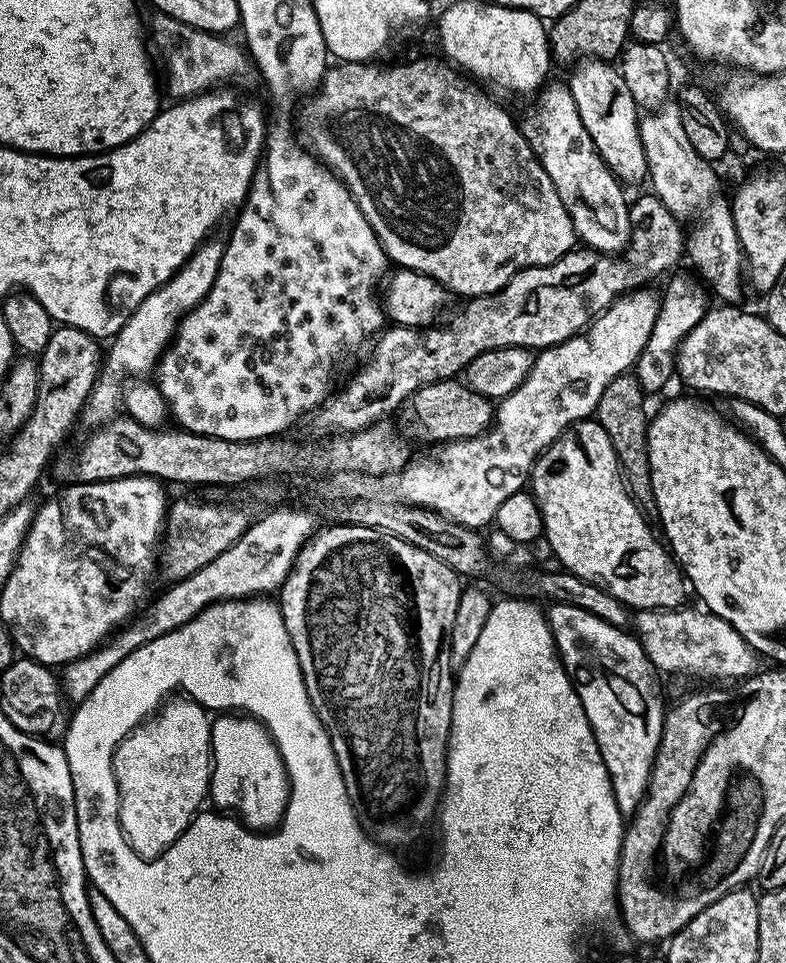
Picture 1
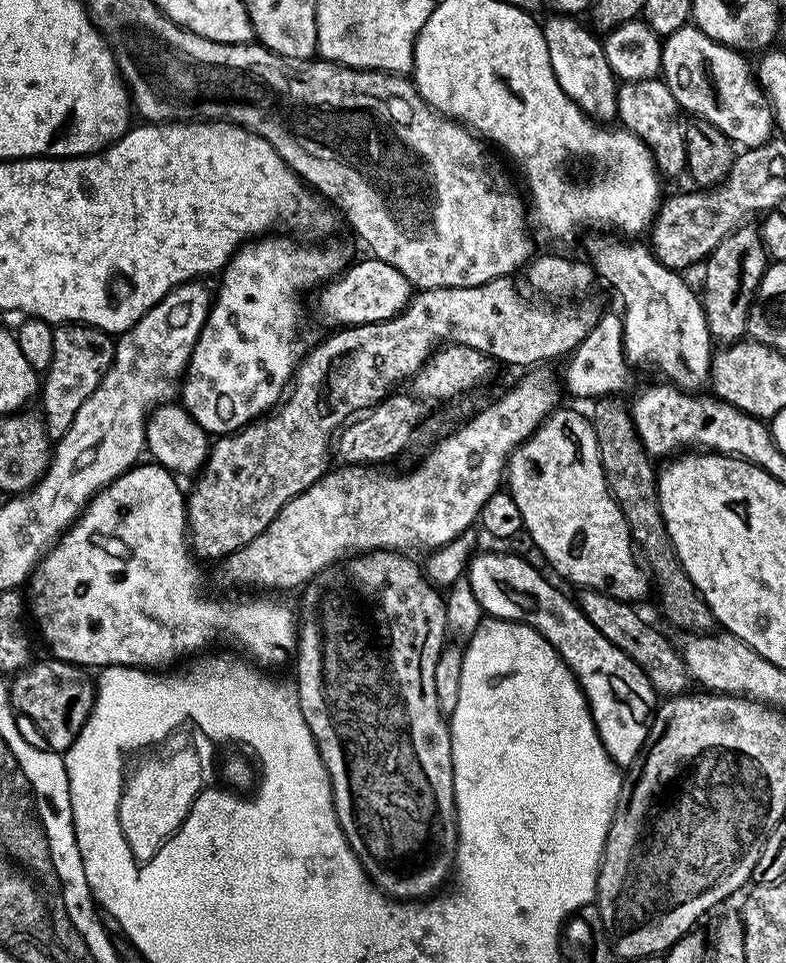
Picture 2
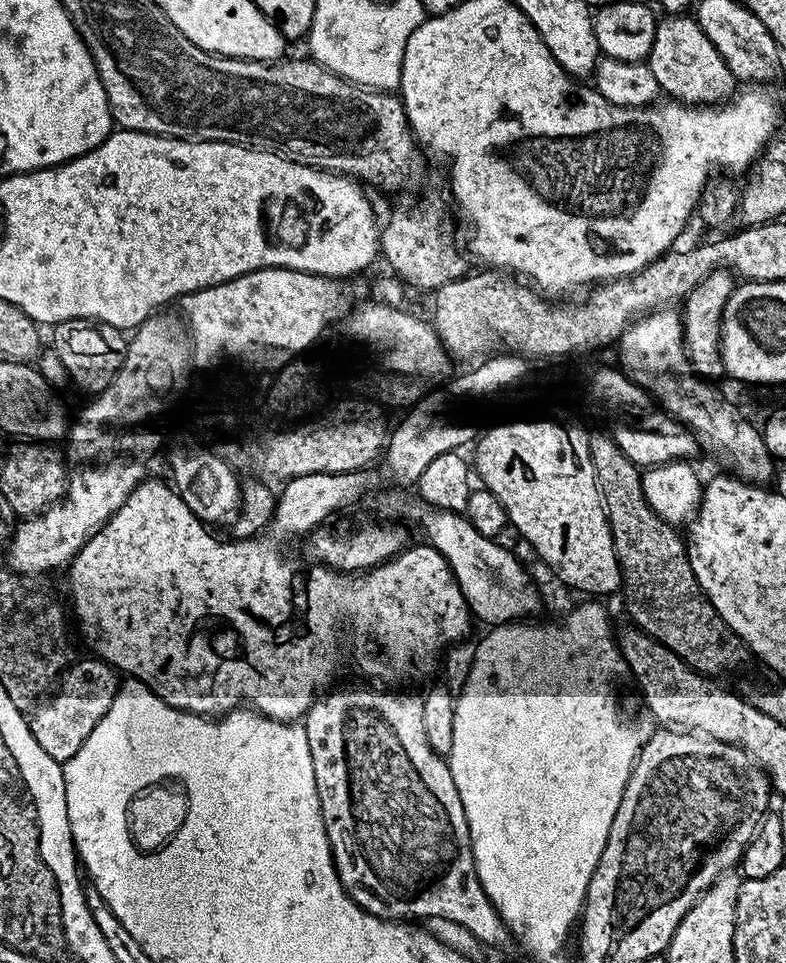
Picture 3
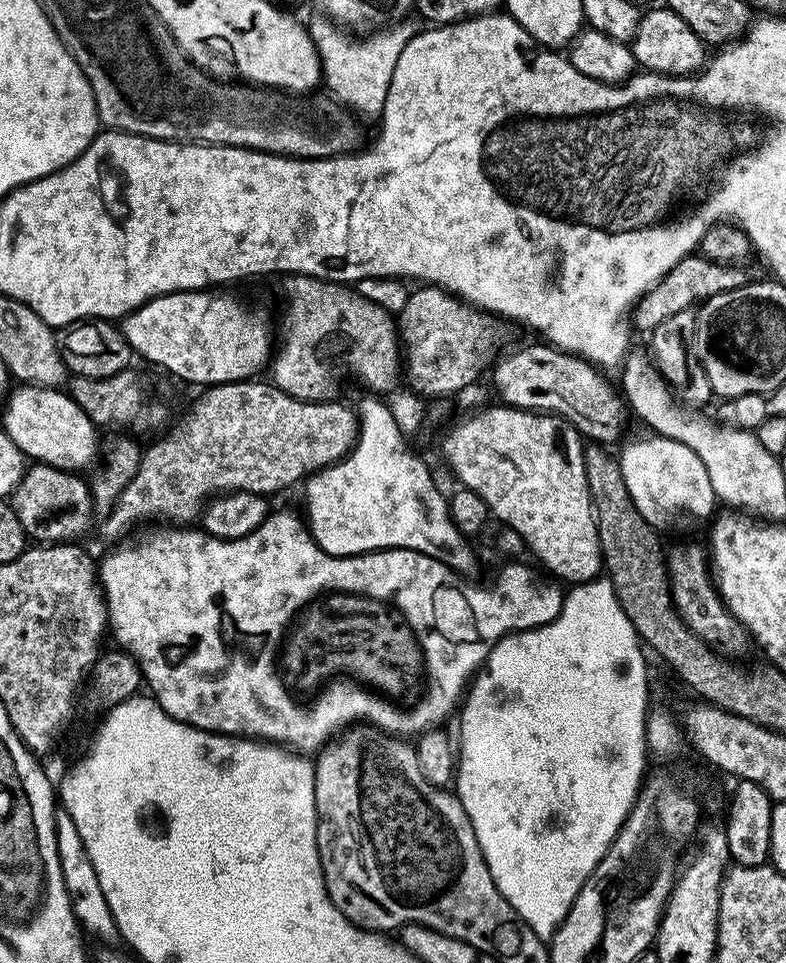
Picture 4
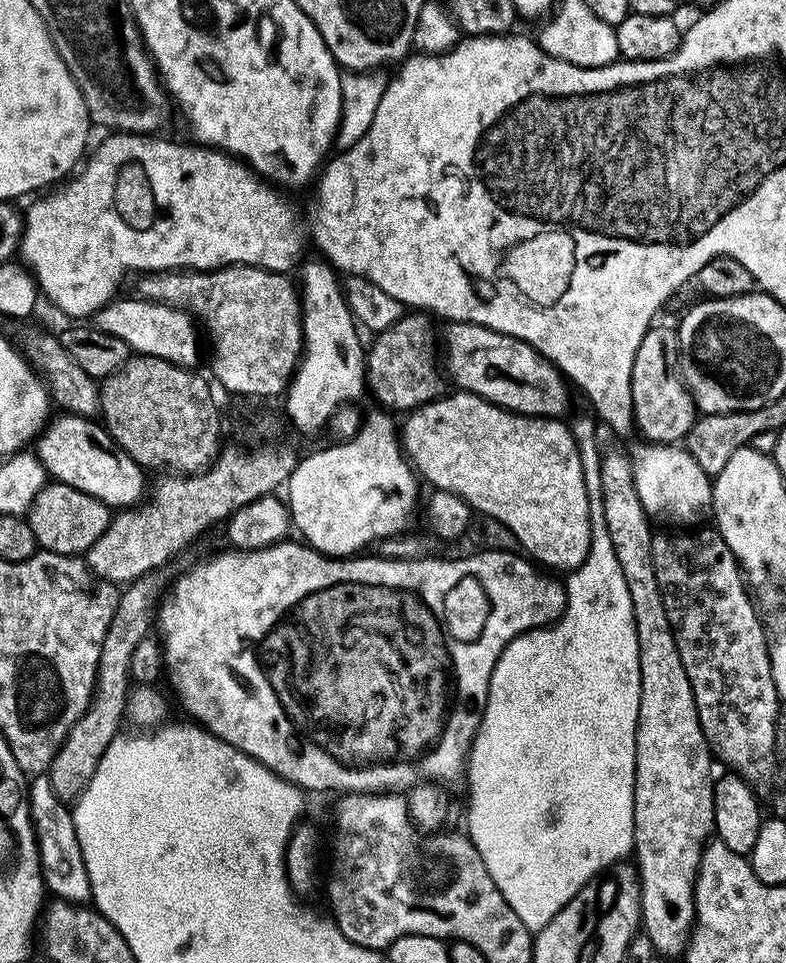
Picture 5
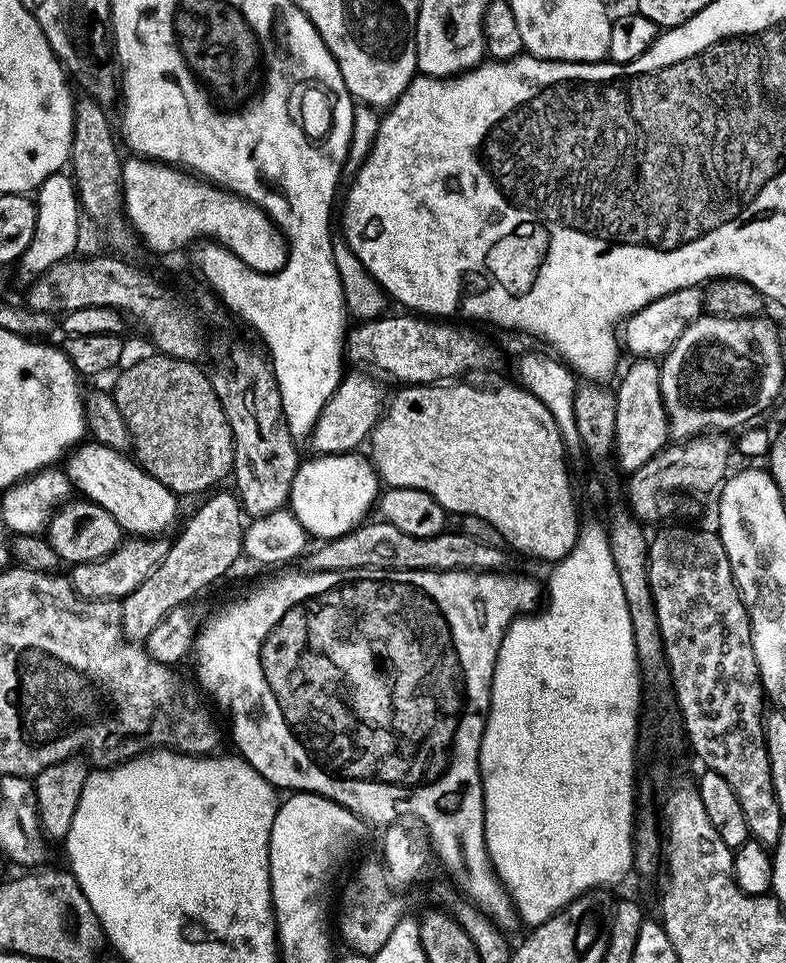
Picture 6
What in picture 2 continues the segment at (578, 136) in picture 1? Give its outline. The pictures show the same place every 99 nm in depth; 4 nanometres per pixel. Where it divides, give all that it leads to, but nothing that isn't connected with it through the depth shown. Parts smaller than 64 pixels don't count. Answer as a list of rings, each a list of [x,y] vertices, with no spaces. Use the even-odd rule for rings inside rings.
[[[596,236],[588,244],[588,256],[587,259],[590,261],[593,268],[596,269],[596,275],[601,281],[605,280],[618,295],[624,299],[624,312],[622,311],[622,319],[624,322],[624,355],[629,363],[629,365],[636,366],[636,364],[653,364],[658,371],[661,372],[661,377],[667,378],[671,383],[675,384],[676,387],[685,390],[700,390],[700,388],[709,383],[710,373],[712,371],[712,358],[714,355],[714,341],[710,330],[708,329],[708,323],[706,322],[706,314],[704,313],[704,306],[701,297],[683,280],[681,273],[675,268],[668,268],[661,262],[661,260],[656,259],[655,251],[651,247],[645,246],[643,248],[640,244],[627,244],[627,239],[616,238],[620,240],[611,240],[608,236]]]

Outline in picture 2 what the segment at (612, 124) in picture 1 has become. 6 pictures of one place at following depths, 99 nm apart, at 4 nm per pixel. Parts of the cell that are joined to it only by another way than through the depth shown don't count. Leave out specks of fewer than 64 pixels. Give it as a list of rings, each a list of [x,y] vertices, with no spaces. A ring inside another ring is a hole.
[[[552,14],[548,21],[543,21],[546,50],[550,50],[554,78],[558,78],[558,86],[562,86],[564,93],[588,116],[600,122],[615,121],[618,116],[618,79],[607,62],[603,43],[598,38],[596,41],[597,33],[576,20],[579,19],[572,14]]]

